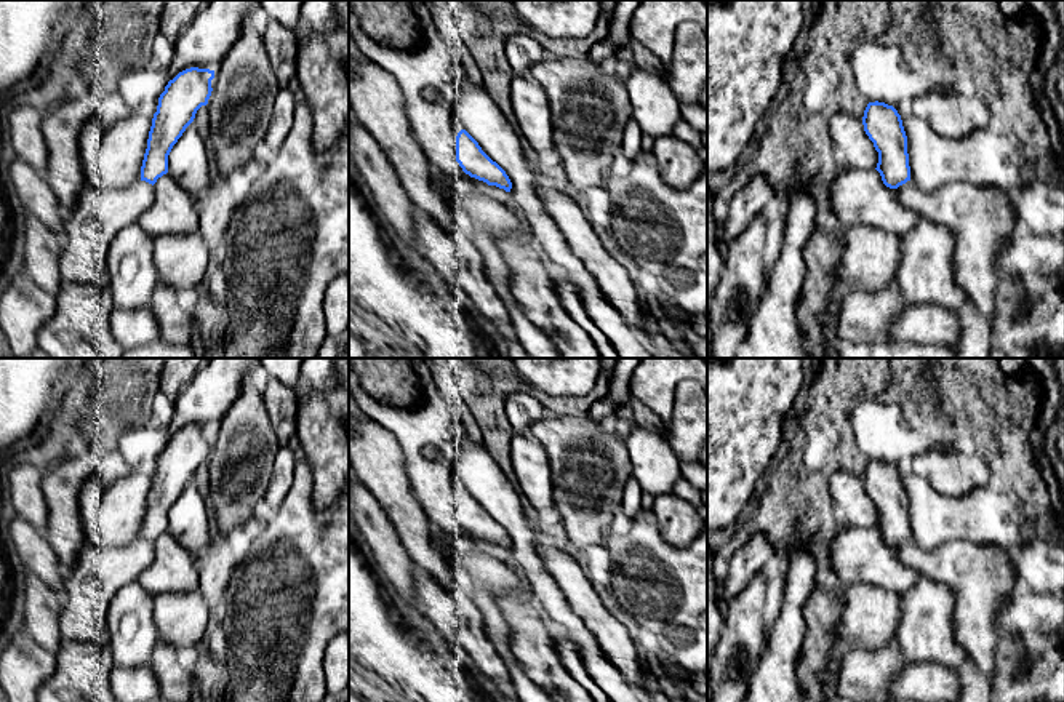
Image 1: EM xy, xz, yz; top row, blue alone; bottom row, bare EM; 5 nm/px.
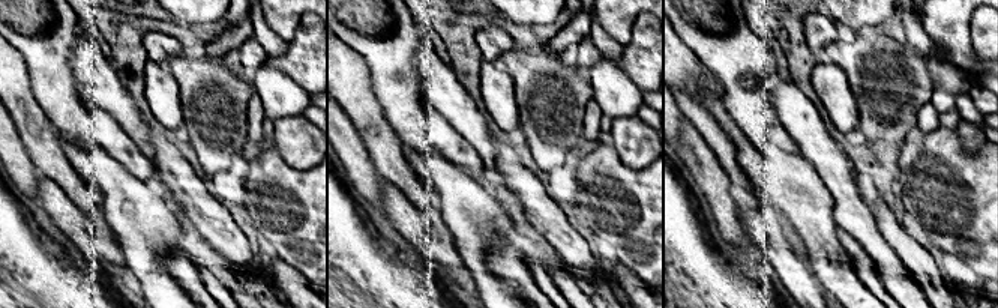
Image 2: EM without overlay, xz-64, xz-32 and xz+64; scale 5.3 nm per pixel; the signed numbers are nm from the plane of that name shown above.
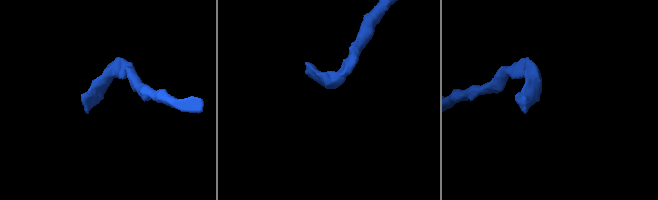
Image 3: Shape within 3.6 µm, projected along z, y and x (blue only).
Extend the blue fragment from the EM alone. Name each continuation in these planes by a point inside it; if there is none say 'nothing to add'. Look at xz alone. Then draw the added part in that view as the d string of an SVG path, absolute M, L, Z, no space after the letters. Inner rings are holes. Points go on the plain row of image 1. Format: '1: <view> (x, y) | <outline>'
1: xz (399, 394) | M349 358L349 392L362 413L398 441L411 493L430 525L459 534L462 526L456 520L456 494L464 486L454 470L451 424L456 414L442 397L426 360Z

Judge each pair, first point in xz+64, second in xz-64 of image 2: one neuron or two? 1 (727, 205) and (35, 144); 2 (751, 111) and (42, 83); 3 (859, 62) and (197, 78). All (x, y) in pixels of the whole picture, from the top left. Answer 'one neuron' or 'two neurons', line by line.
1: two neurons
2: one neuron
3: one neuron

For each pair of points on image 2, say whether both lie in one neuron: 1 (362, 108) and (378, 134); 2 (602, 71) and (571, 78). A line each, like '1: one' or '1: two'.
1: one
2: two

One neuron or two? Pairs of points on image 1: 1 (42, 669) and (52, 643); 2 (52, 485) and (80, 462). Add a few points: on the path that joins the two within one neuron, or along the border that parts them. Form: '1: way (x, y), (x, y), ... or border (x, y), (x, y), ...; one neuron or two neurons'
1: border (23, 629), (53, 654); two neurons
2: way (58, 482), (74, 467); one neuron

